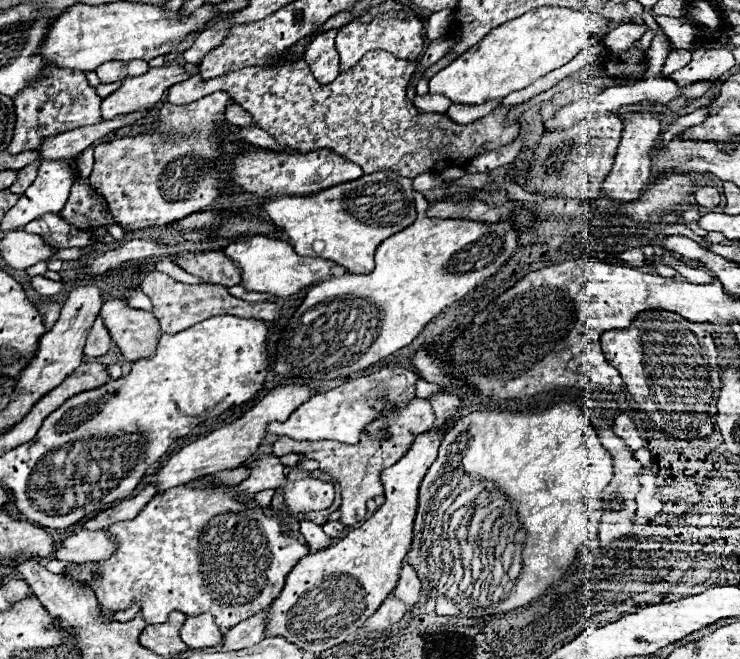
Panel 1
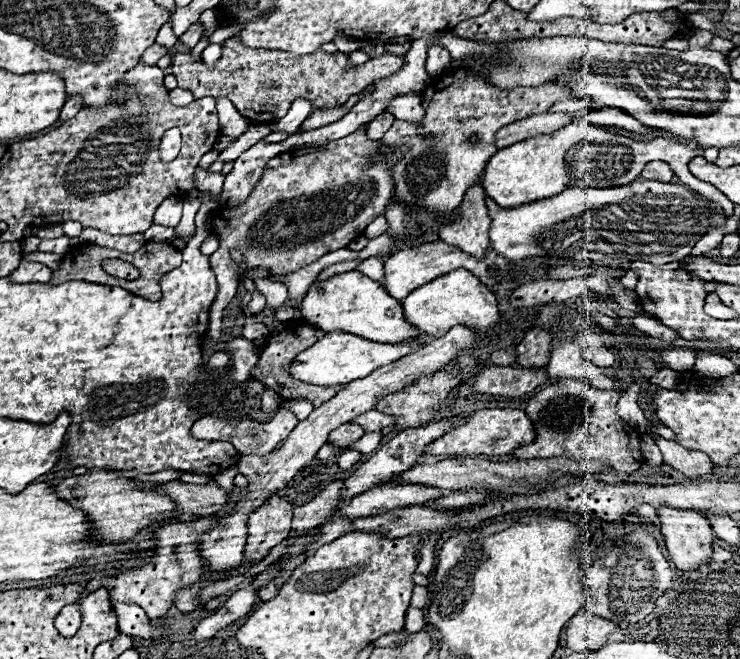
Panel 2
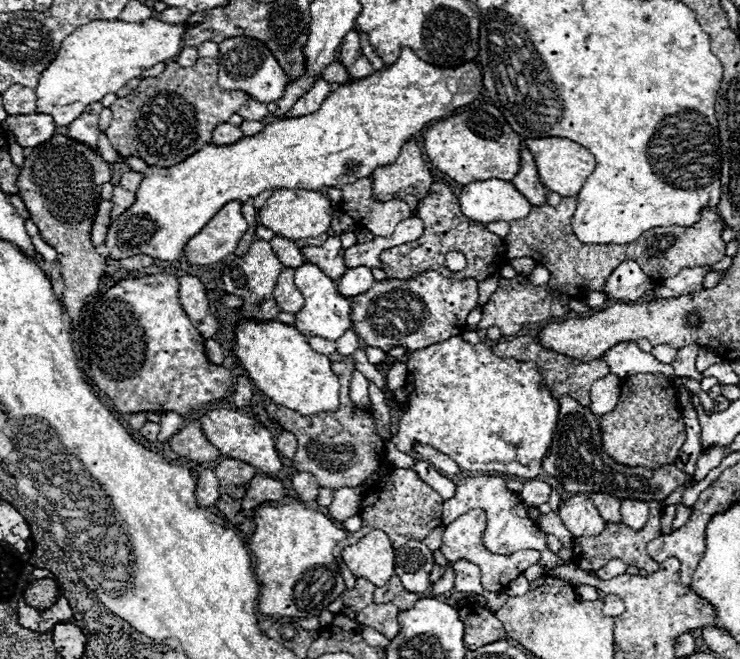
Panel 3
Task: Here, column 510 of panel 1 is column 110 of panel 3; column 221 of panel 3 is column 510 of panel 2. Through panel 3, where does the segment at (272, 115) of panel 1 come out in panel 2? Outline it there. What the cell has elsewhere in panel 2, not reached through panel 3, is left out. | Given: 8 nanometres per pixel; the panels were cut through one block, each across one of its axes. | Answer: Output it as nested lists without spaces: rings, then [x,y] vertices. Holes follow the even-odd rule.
[[[444,74],[432,80],[422,95],[421,104],[426,114],[420,124],[396,120],[380,144],[380,154],[384,154],[384,158],[396,148],[408,146],[404,156],[388,168],[398,186],[396,198],[428,210],[452,212],[462,204],[470,184],[480,178],[486,162],[498,152],[496,132],[502,126],[544,114],[554,102],[572,98],[578,96],[560,82],[500,90],[490,84],[484,74],[464,74],[458,78],[454,74]],[[422,134],[430,134],[428,140],[422,138]],[[472,136],[478,136],[474,144]]]

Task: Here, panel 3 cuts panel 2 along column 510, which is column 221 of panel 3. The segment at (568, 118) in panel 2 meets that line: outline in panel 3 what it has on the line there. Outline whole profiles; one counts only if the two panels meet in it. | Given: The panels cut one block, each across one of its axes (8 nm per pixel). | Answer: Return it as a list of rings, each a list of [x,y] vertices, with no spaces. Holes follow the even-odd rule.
[[[224,122],[224,124],[216,126],[216,130],[212,132],[212,142],[224,146],[224,144],[232,144],[234,140],[238,140],[238,138],[242,138],[242,136],[244,136],[244,134],[242,134],[240,128]]]

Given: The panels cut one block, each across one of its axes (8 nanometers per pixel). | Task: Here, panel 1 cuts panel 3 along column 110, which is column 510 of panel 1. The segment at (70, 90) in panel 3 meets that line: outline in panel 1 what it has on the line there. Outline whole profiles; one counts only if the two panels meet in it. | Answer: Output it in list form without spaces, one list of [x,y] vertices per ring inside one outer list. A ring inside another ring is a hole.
[[[542,6],[490,30],[478,44],[442,68],[430,80],[430,94],[444,94],[454,104],[484,104],[530,86],[544,74],[568,64],[582,50],[602,44],[610,20],[590,10]]]

